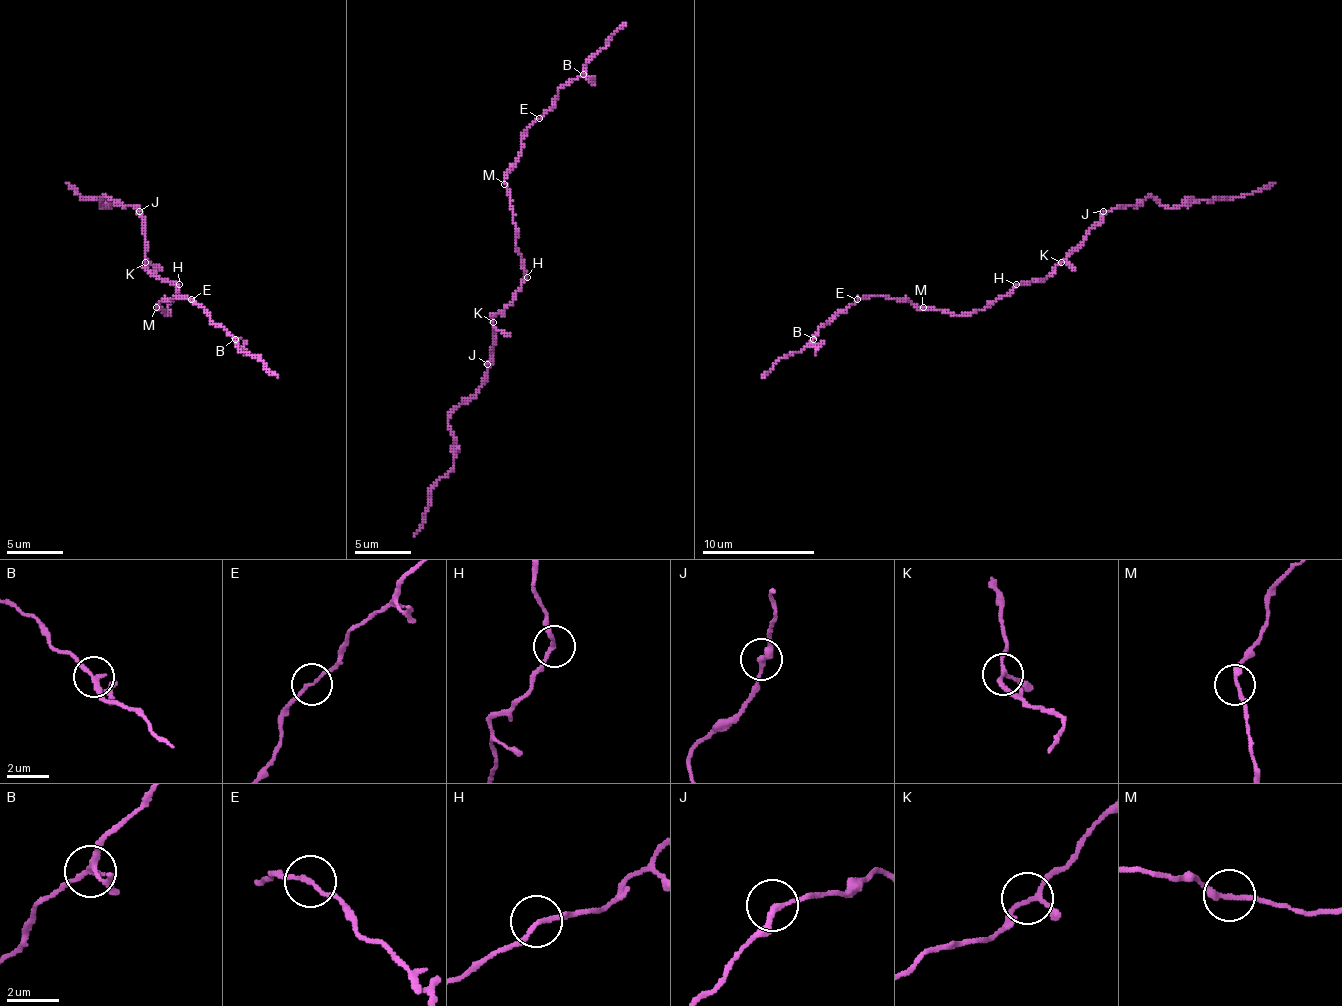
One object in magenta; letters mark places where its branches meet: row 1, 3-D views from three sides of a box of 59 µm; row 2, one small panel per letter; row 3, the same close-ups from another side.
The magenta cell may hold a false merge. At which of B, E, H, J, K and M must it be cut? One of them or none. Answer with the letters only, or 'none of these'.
none of these

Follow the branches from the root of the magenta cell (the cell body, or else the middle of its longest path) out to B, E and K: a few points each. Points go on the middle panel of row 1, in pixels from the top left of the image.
B: (524, 277), (504, 175), (521, 150), (521, 136), (552, 105), (558, 90), (583, 74)
E: (524, 277), (524, 260), (516, 246), (516, 223), (504, 175), (521, 150), (521, 136), (538, 119)
K: (524, 277), (516, 296), (493, 322)

